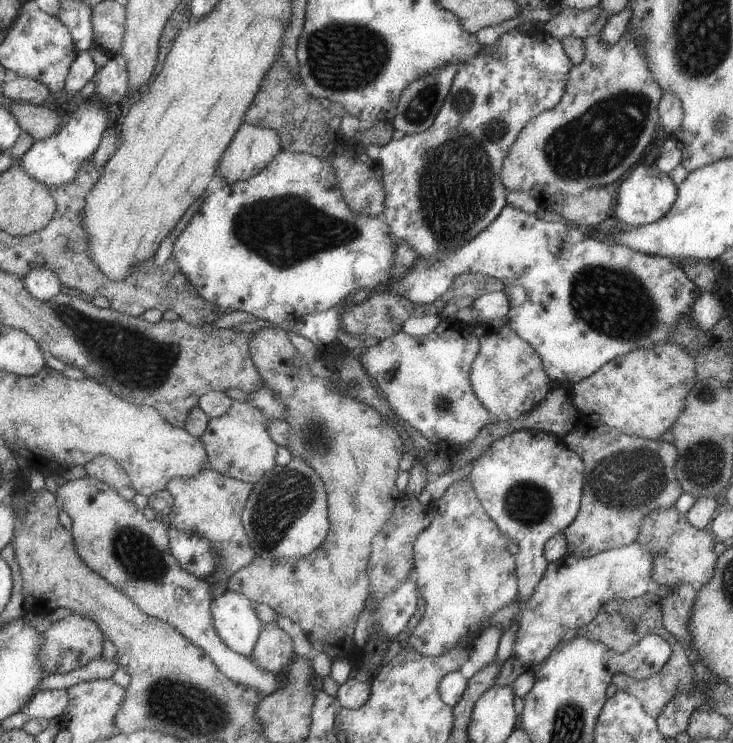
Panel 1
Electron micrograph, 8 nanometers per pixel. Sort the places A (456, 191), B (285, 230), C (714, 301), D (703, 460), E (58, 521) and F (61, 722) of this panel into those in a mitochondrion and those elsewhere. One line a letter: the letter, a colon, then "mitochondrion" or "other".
A: mitochondrion
B: mitochondrion
C: other
D: mitochondrion
E: other
F: other

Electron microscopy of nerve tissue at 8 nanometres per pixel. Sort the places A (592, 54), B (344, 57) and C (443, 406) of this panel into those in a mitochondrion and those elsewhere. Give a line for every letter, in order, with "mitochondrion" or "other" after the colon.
A: other
B: mitochondrion
C: mitochondrion

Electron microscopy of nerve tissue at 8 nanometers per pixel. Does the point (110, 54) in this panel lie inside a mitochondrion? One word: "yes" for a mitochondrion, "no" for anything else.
no

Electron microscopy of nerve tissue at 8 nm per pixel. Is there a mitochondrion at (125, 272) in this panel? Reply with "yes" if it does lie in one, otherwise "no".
no

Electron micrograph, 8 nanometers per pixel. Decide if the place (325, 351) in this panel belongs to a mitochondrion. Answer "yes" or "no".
no

